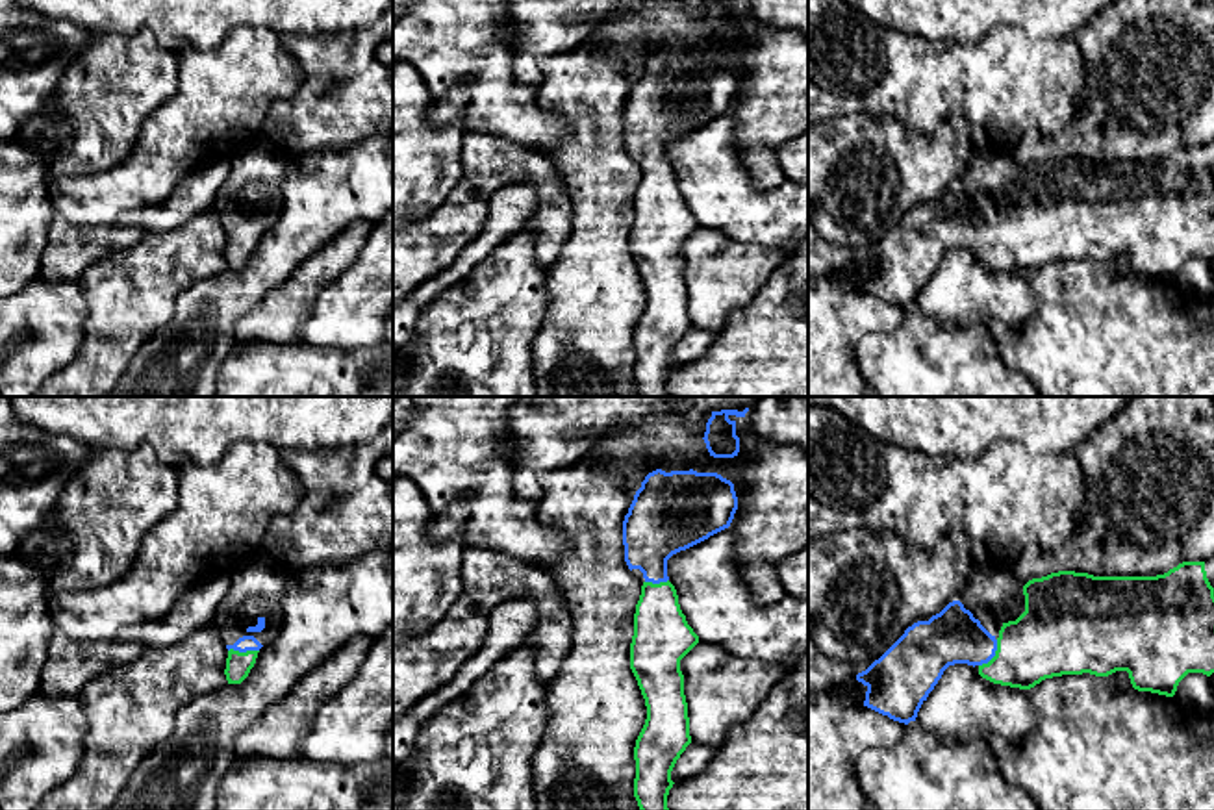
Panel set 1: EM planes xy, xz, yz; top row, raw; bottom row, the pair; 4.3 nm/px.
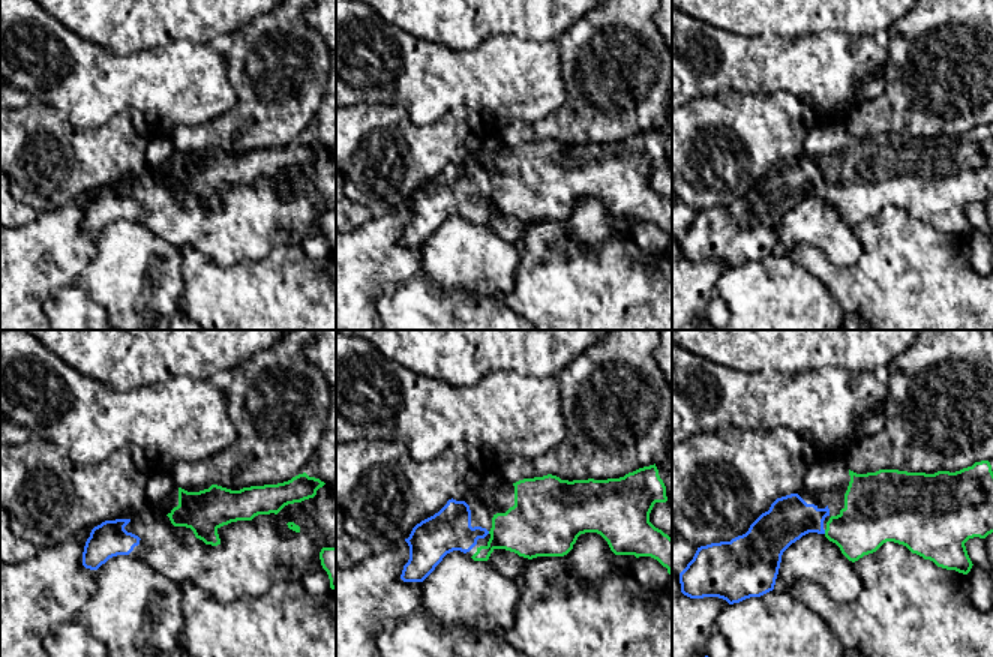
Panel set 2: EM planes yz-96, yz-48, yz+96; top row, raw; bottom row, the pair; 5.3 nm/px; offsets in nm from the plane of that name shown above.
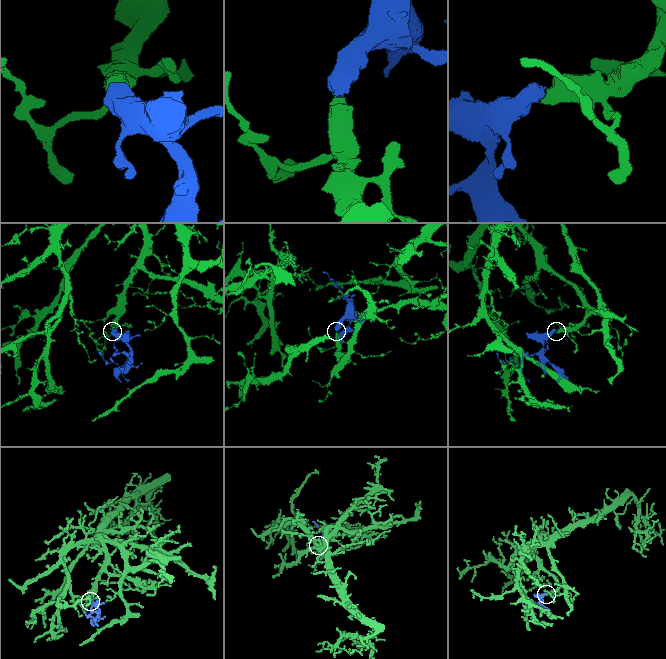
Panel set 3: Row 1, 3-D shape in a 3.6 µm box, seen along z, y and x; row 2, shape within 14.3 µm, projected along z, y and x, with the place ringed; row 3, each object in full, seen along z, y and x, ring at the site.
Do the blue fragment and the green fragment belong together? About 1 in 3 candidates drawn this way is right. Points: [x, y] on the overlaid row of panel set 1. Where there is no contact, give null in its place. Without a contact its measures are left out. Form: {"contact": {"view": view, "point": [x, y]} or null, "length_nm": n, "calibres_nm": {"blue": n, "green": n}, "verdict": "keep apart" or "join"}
{"contact": {"view": "yz", "point": [994, 655]}, "length_nm": 150, "calibres_nm": {"blue": 240, "green": 320}, "verdict": "join"}

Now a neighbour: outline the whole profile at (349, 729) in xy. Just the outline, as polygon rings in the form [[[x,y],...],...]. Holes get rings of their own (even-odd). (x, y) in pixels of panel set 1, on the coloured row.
[[[393,623],[371,641],[356,677],[313,715],[311,728],[298,745],[298,758],[335,766],[358,766],[386,756],[386,736],[393,727]]]

